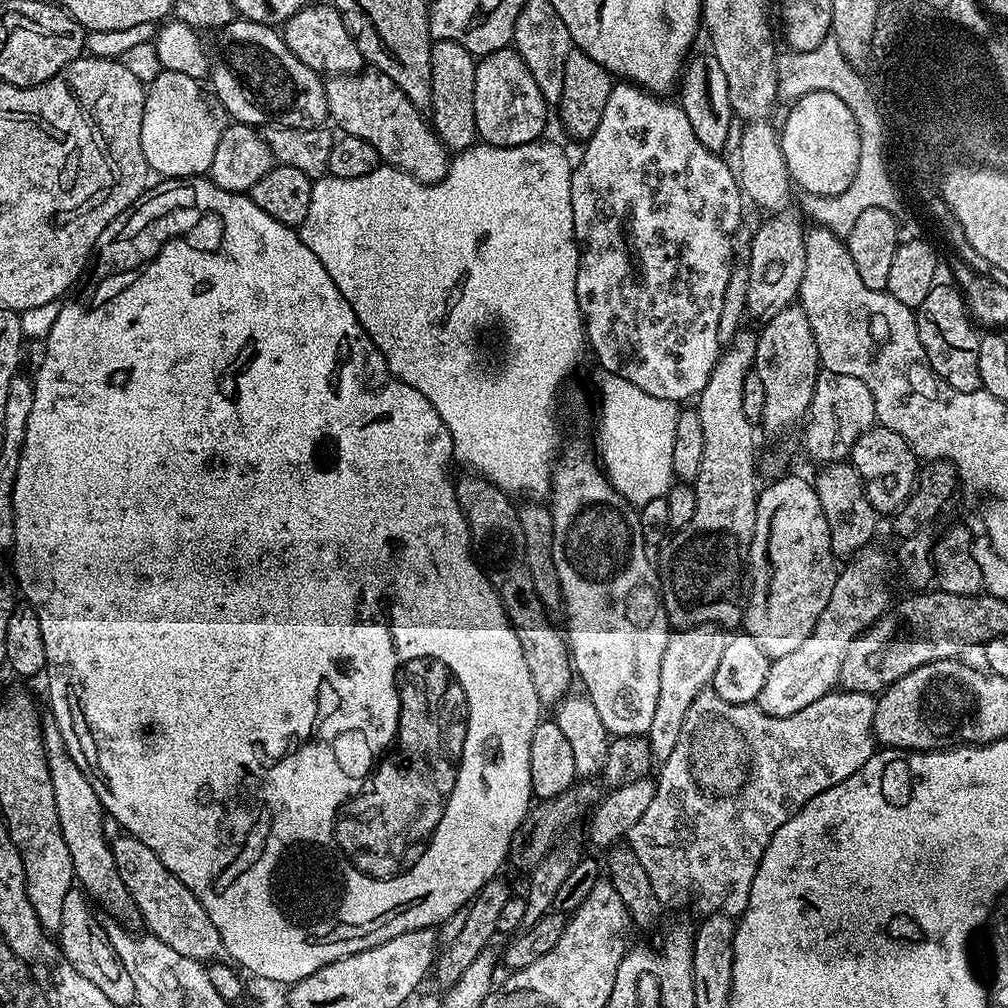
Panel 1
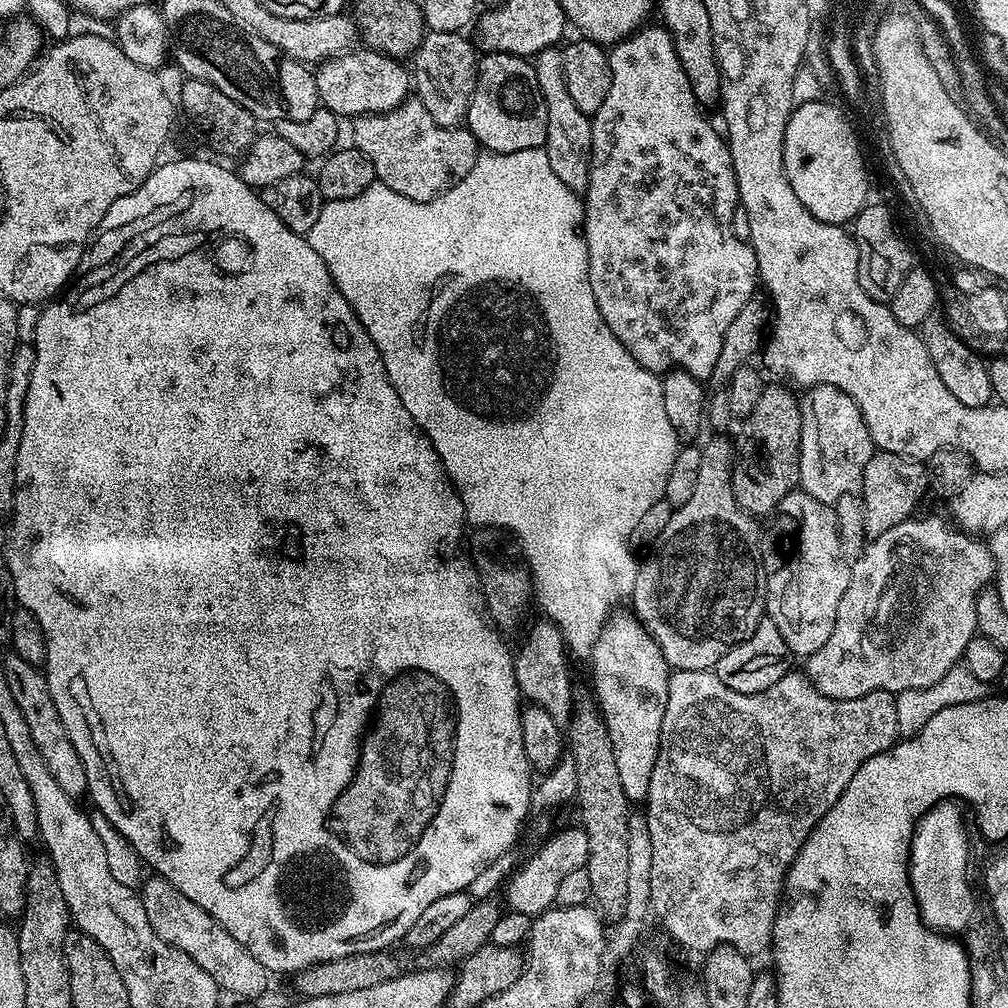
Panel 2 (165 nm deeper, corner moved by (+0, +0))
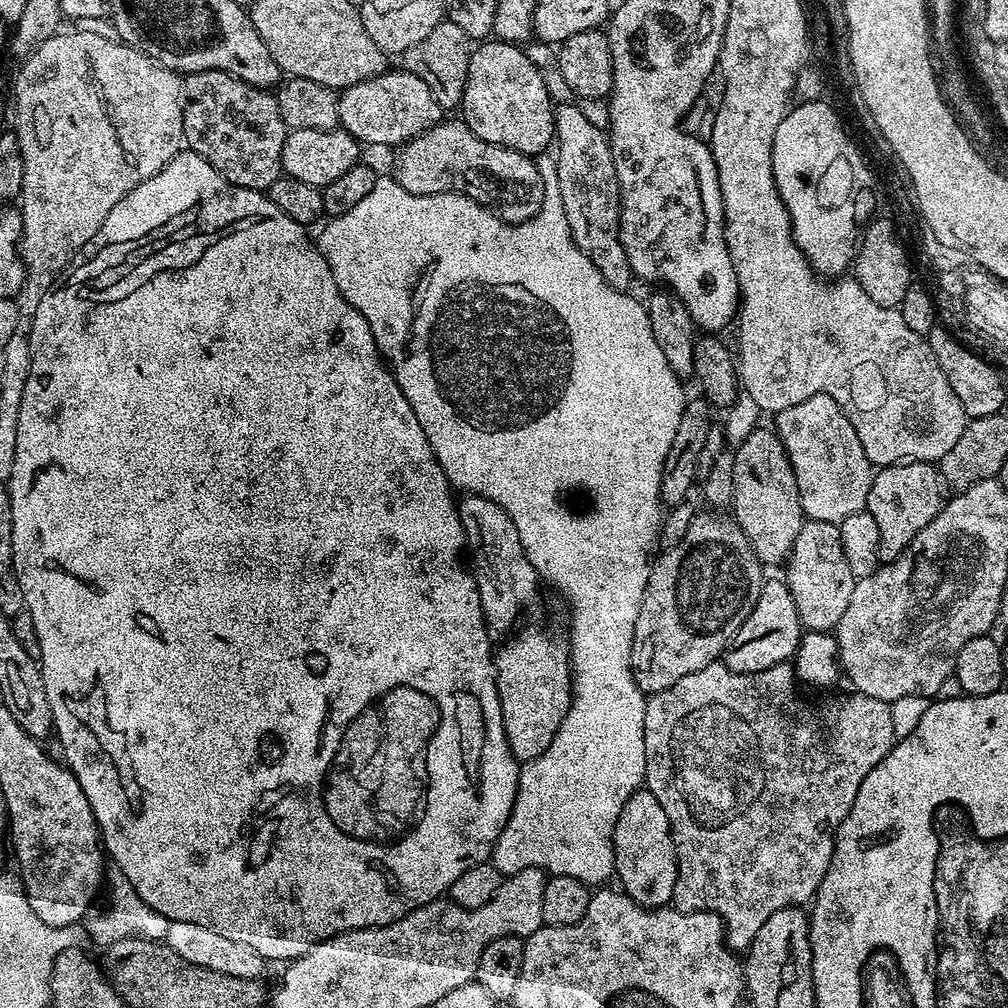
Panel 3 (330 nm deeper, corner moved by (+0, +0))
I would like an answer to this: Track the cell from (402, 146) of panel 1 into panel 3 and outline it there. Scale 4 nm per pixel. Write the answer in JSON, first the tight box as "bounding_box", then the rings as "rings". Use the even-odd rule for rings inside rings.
{"bounding_box":[394,119,544,224],"rings":[[[441,119],[440,123],[409,140],[399,152],[394,179],[410,194],[425,196],[439,192],[461,192],[462,195],[478,200],[485,206],[491,205],[493,203],[491,200],[497,200],[501,204],[498,215],[506,224],[526,222],[534,214],[538,214],[544,201],[544,173],[537,166],[535,159],[524,156],[518,150],[486,143],[482,138],[478,138],[478,134],[474,134],[474,130],[468,128],[463,119]]]}

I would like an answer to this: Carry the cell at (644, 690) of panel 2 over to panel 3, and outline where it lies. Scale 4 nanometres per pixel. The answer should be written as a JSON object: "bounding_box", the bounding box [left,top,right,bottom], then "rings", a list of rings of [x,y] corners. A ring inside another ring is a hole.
{"bounding_box":[612,786,678,908],"rings":[[[641,786],[634,794],[630,794],[630,798],[626,798],[626,806],[622,806],[622,814],[618,814],[618,822],[614,826],[612,849],[616,859],[615,879],[620,879],[619,887],[631,900],[644,908],[663,908],[672,904],[674,882],[678,878],[678,862],[672,827],[670,818],[666,818],[666,810],[662,810],[662,802],[654,798],[654,794],[647,786]]]}

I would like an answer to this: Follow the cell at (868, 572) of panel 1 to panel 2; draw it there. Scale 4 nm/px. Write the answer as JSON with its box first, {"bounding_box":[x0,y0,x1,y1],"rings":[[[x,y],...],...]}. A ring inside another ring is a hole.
{"bounding_box":[804,516,996,701],"rings":[[[928,516],[925,520],[909,518],[898,526],[890,526],[886,534],[878,534],[871,537],[864,545],[864,552],[857,560],[851,561],[849,568],[850,580],[847,582],[846,591],[838,602],[838,613],[835,614],[834,633],[830,639],[815,651],[812,656],[807,657],[807,666],[804,666],[810,681],[820,693],[835,700],[846,701],[850,698],[864,697],[870,692],[890,692],[893,694],[905,691],[908,688],[926,688],[938,682],[947,671],[961,663],[966,642],[970,642],[976,631],[976,599],[981,592],[985,591],[993,583],[996,574],[996,564],[992,560],[992,551],[983,539],[969,534],[963,528],[957,527],[955,523],[939,520],[936,516]]]}

